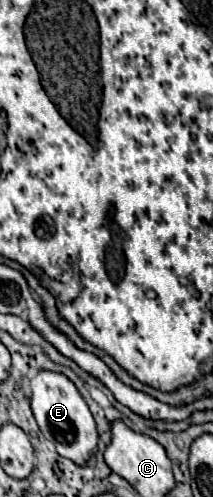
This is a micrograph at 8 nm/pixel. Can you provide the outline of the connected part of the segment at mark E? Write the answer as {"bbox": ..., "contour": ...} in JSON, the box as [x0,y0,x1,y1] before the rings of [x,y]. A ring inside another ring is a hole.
{"bbox":[30,370,98,464],"contour":[[[40,370],[32,380],[30,380],[30,406],[34,412],[34,418],[44,434],[48,438],[60,456],[74,460],[76,464],[86,464],[90,456],[96,452],[98,444],[98,432],[96,432],[96,422],[92,418],[92,412],[84,398],[80,396],[78,388],[74,382],[70,382],[68,376],[62,372],[50,372],[50,370]]]}

